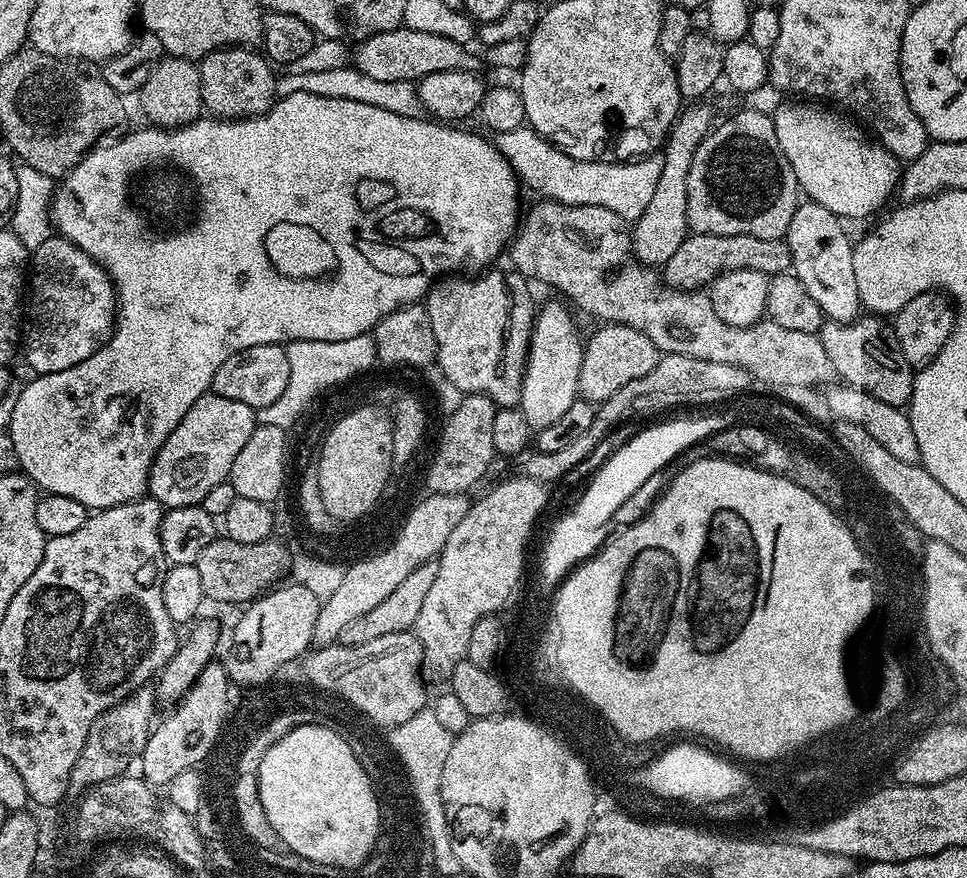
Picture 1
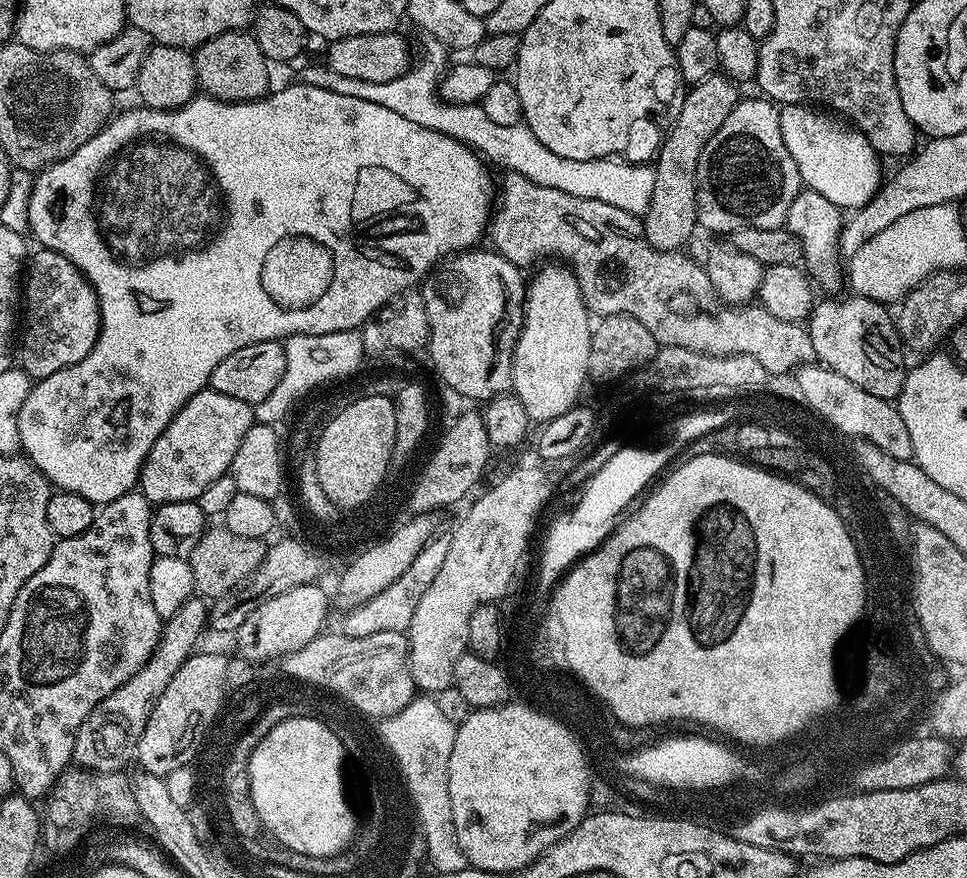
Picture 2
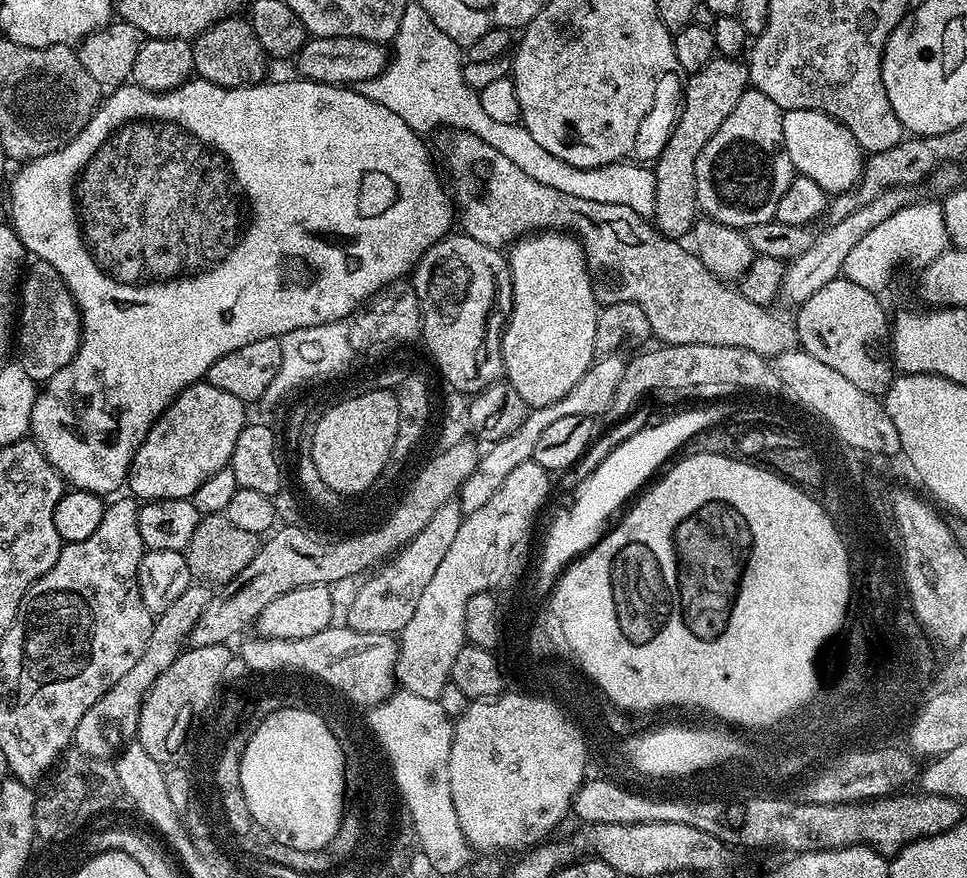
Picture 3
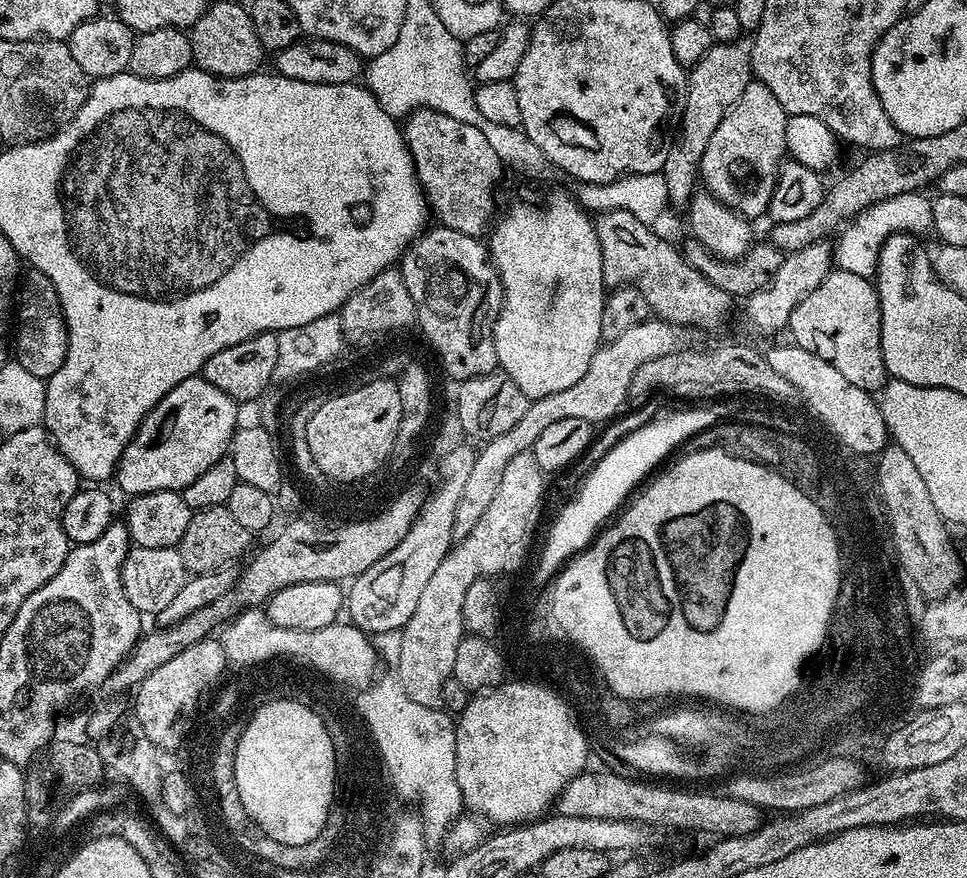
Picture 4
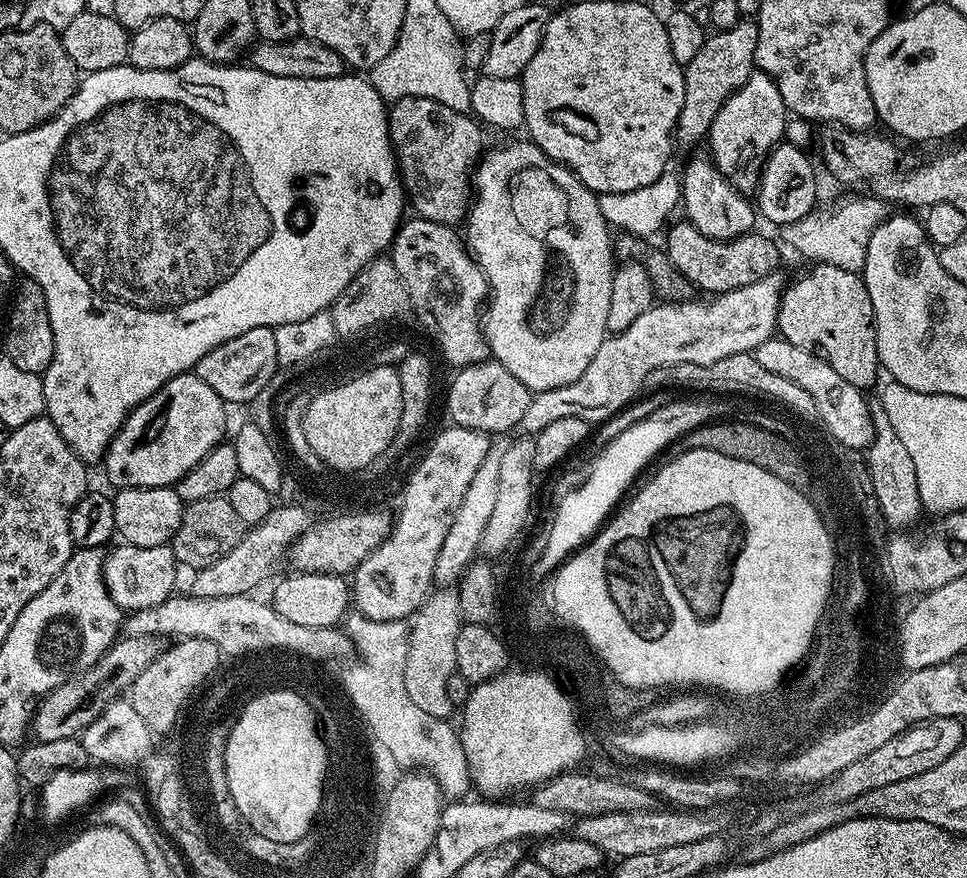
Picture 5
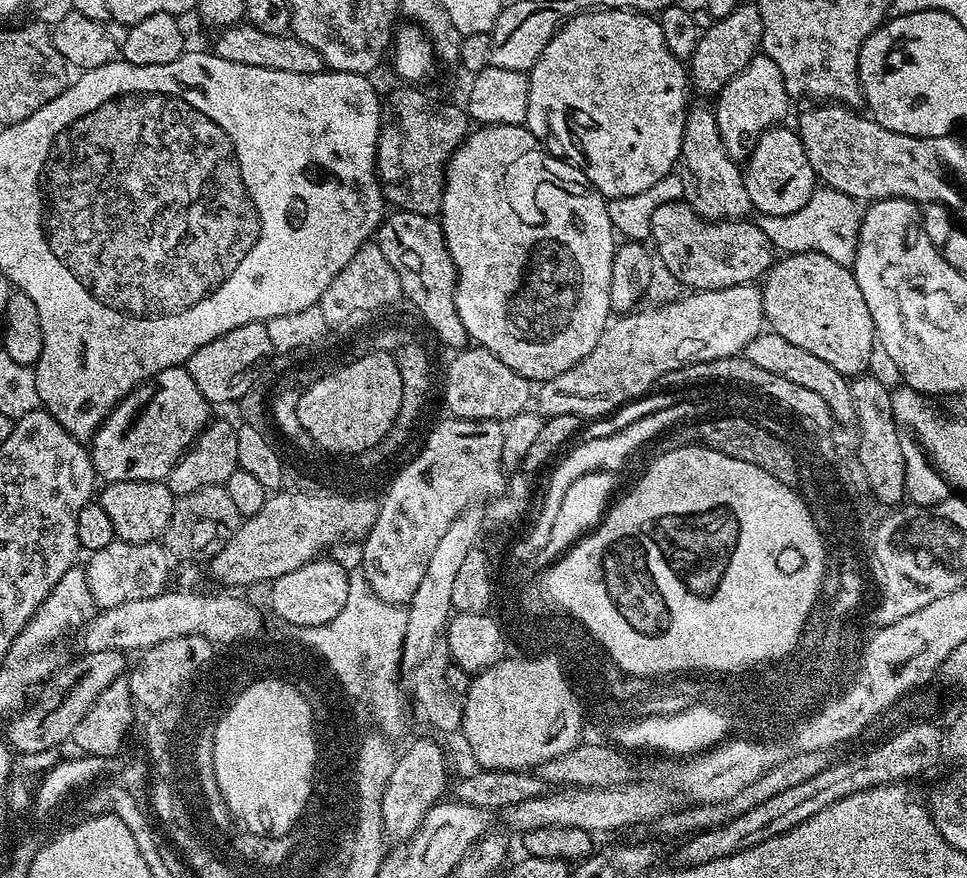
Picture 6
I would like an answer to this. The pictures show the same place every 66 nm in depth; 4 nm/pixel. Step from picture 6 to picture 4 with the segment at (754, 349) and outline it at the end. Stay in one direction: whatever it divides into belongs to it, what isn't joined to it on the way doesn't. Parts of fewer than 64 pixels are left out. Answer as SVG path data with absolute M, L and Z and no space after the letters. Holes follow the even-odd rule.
M794 343L776 344L772 349L767 349L766 355L773 370L781 378L786 378L790 386L794 386L803 400L803 407L849 450L863 458L872 458L888 447L888 427L873 393L850 386L850 382L846 382L846 378L842 378L830 362L818 358L818 354L810 354L810 350L802 350Z

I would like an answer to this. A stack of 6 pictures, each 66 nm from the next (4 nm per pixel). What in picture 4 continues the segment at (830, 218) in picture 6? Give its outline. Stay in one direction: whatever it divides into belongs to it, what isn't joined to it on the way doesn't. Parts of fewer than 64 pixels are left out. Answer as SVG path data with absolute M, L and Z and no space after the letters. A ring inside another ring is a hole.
M907 192L898 194L894 198L886 198L874 206L870 206L865 212L859 212L853 219L844 225L842 231L835 237L834 264L839 271L858 274L859 276L875 277L876 259L880 253L880 247L884 245L888 237L895 232L909 234L921 234L928 232L932 226L932 202L931 199L920 192Z

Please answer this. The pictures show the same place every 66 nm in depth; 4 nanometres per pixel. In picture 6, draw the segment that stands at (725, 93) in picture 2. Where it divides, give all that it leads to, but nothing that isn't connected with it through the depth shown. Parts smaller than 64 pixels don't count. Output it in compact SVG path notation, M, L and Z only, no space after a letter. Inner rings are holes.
M742 2L734 10L734 14L726 14L726 18L714 20L709 29L701 31L700 41L694 50L690 61L690 84L700 92L719 94L761 51L762 42L762 14L760 7L754 2Z

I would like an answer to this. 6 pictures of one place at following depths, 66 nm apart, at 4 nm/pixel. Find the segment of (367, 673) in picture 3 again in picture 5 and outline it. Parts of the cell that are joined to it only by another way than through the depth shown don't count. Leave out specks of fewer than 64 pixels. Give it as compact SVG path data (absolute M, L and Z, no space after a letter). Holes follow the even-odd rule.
M173 594L161 605L138 609L123 621L122 628L129 636L167 636L169 638L206 638L220 648L225 657L254 654L259 645L285 644L301 647L316 657L325 653L344 651L349 642L347 631L339 627L307 628L286 622L267 599L255 600L255 595L226 598L198 598Z

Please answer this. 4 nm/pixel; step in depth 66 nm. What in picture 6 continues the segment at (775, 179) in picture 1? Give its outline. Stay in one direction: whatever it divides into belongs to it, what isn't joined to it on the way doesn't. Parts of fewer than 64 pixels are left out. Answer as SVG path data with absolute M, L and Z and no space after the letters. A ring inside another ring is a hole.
M758 54L750 58L750 62L715 97L714 111L718 122L718 134L722 138L722 146L726 146L726 154L737 162L747 161L758 138L768 128L775 128L788 112L790 97L783 81L782 73L770 58Z

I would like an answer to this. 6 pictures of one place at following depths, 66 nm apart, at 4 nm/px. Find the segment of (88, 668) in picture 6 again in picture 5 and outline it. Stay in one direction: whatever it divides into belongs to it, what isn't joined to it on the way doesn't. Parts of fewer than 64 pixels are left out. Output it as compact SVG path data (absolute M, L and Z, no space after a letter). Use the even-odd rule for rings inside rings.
M129 636L117 639L106 655L90 670L86 670L73 680L48 693L36 705L32 717L31 735L42 743L79 737L108 704L121 699L131 689L132 683L158 658L167 648L170 640L167 636Z

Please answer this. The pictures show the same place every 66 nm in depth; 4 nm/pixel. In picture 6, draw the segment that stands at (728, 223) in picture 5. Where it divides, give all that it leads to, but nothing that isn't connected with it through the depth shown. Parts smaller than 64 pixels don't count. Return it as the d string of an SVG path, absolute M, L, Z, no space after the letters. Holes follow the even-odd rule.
M692 106L687 109L678 175L682 178L684 200L703 220L742 220L753 215L741 165L726 154L726 146L722 146L722 138L718 134L716 113L711 107Z

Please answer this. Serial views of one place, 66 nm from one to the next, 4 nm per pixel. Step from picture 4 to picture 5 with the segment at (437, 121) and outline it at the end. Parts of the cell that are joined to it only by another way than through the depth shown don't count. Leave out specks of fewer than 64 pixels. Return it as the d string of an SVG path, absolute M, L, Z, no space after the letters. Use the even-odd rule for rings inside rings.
M407 96L401 100L391 101L390 107L387 109L388 114L388 136L392 140L392 151L396 153L396 167L400 169L402 183L406 193L407 203L410 205L417 217L421 220L436 220L439 224L456 226L467 217L470 201L474 195L474 169L485 151L484 132L479 120L475 116L467 112L459 112L458 110L450 110L450 106L442 106L442 102L434 102L434 98L418 98L417 96Z

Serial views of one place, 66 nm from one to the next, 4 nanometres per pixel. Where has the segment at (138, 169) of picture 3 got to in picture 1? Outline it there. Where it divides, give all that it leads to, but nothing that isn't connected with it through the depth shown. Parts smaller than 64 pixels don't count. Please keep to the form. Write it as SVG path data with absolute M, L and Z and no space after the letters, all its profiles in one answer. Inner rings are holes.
M290 94L290 95L289 95L289 96L282 96L282 97L279 97L279 99L277 99L277 102L276 102L276 104L275 104L275 105L274 105L274 106L273 106L273 108L271 108L271 109L270 109L270 111L269 111L269 112L267 112L267 113L266 113L266 114L262 114L262 115L261 115L261 116L252 116L252 117L250 117L250 118L249 118L249 119L248 119L248 120L218 120L218 119L215 119L215 118L201 118L201 119L199 119L199 120L195 120L195 122L193 122L193 124L185 124L185 125L184 125L184 127L182 127L182 128L157 128L157 127L155 127L155 126L147 126L147 127L148 127L148 128L140 128L140 129L138 129L138 130L137 130L137 132L132 132L132 133L130 133L130 134L129 134L129 136L124 136L124 137L122 137L122 138L121 138L121 140L116 140L116 141L114 141L114 142L113 142L113 144L108 144L108 143L109 143L109 142L104 142L104 143L101 143L101 144L100 144L100 145L99 145L99 146L97 146L97 147L95 147L95 148L93 148L93 149L92 149L92 151L91 151L91 152L87 152L87 153L86 153L86 155L85 155L85 156L83 156L83 158L81 158L81 160L80 160L80 161L79 161L79 162L77 162L77 163L76 163L76 164L75 164L75 165L74 165L74 167L73 167L73 168L71 168L71 170L69 170L69 172L67 172L67 173L66 173L66 175L64 175L64 176L63 176L63 178L62 178L62 179L61 179L61 180L60 180L60 181L59 181L59 184L58 184L58 187L57 187L57 188L56 188L56 189L55 189L55 192L54 192L54 199L53 199L53 201L52 201L52 203L51 203L51 205L50 205L50 220L51 220L51 223L52 223L52 224L53 224L53 225L54 225L54 228L55 228L55 231L56 231L56 228L57 228L57 230L58 230L58 231L60 231L60 232L57 232L57 233L59 233L59 235L60 235L60 236L61 236L61 237L63 237L63 239L66 239L66 240L68 240L68 241L70 241L70 242L71 242L71 244L77 244L77 246L79 246L79 248L81 248L81 250L82 250L82 251L84 251L84 252L85 252L85 253L86 253L86 254L90 254L90 258L91 258L91 259L92 259L92 260L93 260L93 261L94 261L94 262L98 262L98 263L99 263L99 264L101 264L101 266L102 266L102 267L104 267L104 269L105 269L105 270L106 270L106 271L108 271L108 277L109 277L109 278L110 278L110 279L111 279L111 280L112 280L112 286L113 286L113 288L115 288L115 290L116 290L116 302L117 302L117 305L118 305L118 315L117 315L117 318L116 318L116 327L115 327L115 328L113 328L113 330L112 330L112 337L110 337L110 338L109 338L109 340L108 340L108 342L107 342L107 344L104 344L104 345L102 345L102 346L101 346L101 348L99 348L99 349L98 349L98 350L97 350L97 351L96 351L96 352L95 352L95 354L93 354L93 355L92 355L92 356L91 356L91 357L90 357L90 358L86 358L86 362L78 362L78 366L70 366L70 370L58 370L58 371L57 371L57 372L45 372L45 373L43 373L43 374L40 374L40 375L37 375L37 376L36 376L36 377L35 377L35 378L32 378L32 379L36 379L36 380L32 380L32 381L30 381L30 382L29 382L29 384L28 384L28 385L26 385L26 386L25 386L25 388L24 388L24 389L22 389L22 390L21 390L21 392L20 392L20 393L18 393L18 394L16 394L16 393L15 393L15 396L14 396L14 399L15 399L15 401L16 401L16 405L15 405L15 406L14 406L14 418L10 418L10 432L11 432L11 438L12 438L12 441L13 441L13 442L14 442L14 454L15 454L15 455L16 455L16 463L17 463L17 465L18 465L18 468L19 468L19 471L21 471L21 472L23 472L23 473L24 473L24 475L25 475L25 476L29 476L29 477L30 477L30 479L32 479L32 483L33 483L33 484L35 484L35 485L36 485L36 487L37 487L37 489L40 489L40 490L43 490L43 491L44 491L44 492L45 492L45 493L49 493L49 492L53 492L53 493L54 493L54 494L66 494L66 498L78 498L78 502L82 502L82 506L86 506L86 507L87 507L87 508L88 508L88 509L90 509L90 510L99 510L99 509L102 509L102 508L109 508L109 507L110 507L110 506L122 506L122 505L123 505L123 504L125 504L125 503L126 503L126 502L130 502L130 501L131 501L131 500L139 500L139 499L140 499L140 497L141 497L141 496L143 496L143 495L145 495L145 493L147 493L147 491L148 491L148 475L149 475L149 474L150 474L150 470L151 470L151 469L152 469L152 463L153 463L153 462L154 462L154 458L155 458L155 457L156 457L156 455L157 455L157 454L158 454L158 450L162 450L162 446L163 446L163 445L164 445L164 443L165 443L165 442L166 442L166 438L170 438L170 434L171 434L171 433L172 433L172 431L173 431L173 430L174 430L174 426L178 426L178 422L182 422L182 418L186 418L186 410L190 410L190 406L194 406L194 402L198 402L198 398L202 398L202 397L203 397L203 396L204 396L204 395L205 395L205 394L206 394L206 393L207 393L207 392L208 392L208 391L209 391L209 389L211 389L211 387L212 387L212 379L213 379L213 378L214 378L214 374L215 374L215 373L216 373L216 371L217 371L217 370L218 370L218 366L222 366L222 362L226 362L226 358L230 358L230 354L238 354L238 350L246 350L246 349L247 349L247 348L249 348L249 347L250 347L250 346L258 346L258 345L259 345L259 344L283 344L283 345L285 345L285 346L287 346L287 345L290 345L290 344L292 344L292 343L293 343L293 342L295 342L295 341L296 341L296 340L305 340L305 341L306 341L306 342L342 342L342 338L358 338L358 337L359 337L359 336L362 336L362 335L365 335L365 334L368 334L368 333L371 333L371 332L372 332L372 331L373 331L373 329L375 329L375 326L376 326L376 324L377 324L377 323L378 323L378 322L379 322L379 320L381 320L381 319L382 319L382 318L386 318L386 317L387 317L387 316L388 316L388 315L389 315L389 314L391 314L391 312L393 312L393 310L395 310L395 308L404 308L404 307L405 307L405 306L406 306L406 305L408 305L408 304L414 304L414 303L417 303L417 302L420 302L420 301L423 301L423 300L424 300L424 299L425 299L425 297L427 297L427 294L428 294L428 291L430 291L430 289L431 289L431 288L432 288L432 286L433 286L433 284L435 284L435 283L436 283L436 281L437 281L437 279L438 279L438 278L440 278L440 277L443 277L443 276L444 276L444 275L445 275L445 274L460 274L460 273L463 273L463 272L464 272L464 271L465 271L465 270L467 270L467 271L468 271L468 272L469 272L469 273L472 273L472 274L476 274L476 273L479 273L479 272L480 272L480 271L481 271L481 270L484 270L484 269L487 269L487 268L488 268L488 267L489 267L489 265L491 265L491 264L488 264L488 263L490 263L490 262L491 262L491 260L496 260L496 259L498 259L498 258L499 258L499 256L500 256L500 248L504 248L504 249L507 249L507 248L508 248L508 247L509 247L509 244L510 244L510 241L511 241L511 239L512 239L512 237L513 237L513 235L514 235L514 233L515 233L515 231L516 231L516 229L517 229L517 227L518 227L518 225L519 225L519 223L520 223L520 221L521 221L521 219L522 219L522 207L521 207L521 208L520 208L520 191L522 191L522 185L521 185L521 183L520 183L520 181L519 181L519 179L518 179L518 177L517 177L517 174L516 174L516 172L515 172L515 171L514 171L514 170L513 170L513 168L512 168L512 167L511 167L511 166L510 166L510 162L509 162L509 161L508 161L508 160L507 160L507 159L506 159L506 157L505 157L505 156L503 156L503 155L502 155L502 154L501 154L501 153L500 153L500 151L498 151L498 150L497 150L497 148L496 148L496 146L495 146L495 143L493 143L493 141L492 141L492 140L491 140L491 139L489 139L489 137L488 137L488 136L487 136L487 135L484 135L484 136L485 136L485 137L484 137L484 136L479 136L479 134L478 134L478 133L476 133L476 132L467 132L467 130L466 130L466 129L464 129L464 126L453 126L453 125L452 125L452 124L451 124L451 123L448 123L448 122L437 122L437 121L436 121L436 120L435 120L435 119L432 119L432 118L423 118L423 119L424 119L424 120L420 120L420 119L421 119L421 117L420 117L420 116L419 116L419 115L415 115L415 116L399 116L399 115L398 115L398 114L390 114L390 110L382 110L382 109L381 109L381 108L379 108L379 107L378 107L378 106L366 106L366 102L350 102L350 98L326 98L326 97L325 97L325 96L323 96L323 95L322 95L322 94Z

